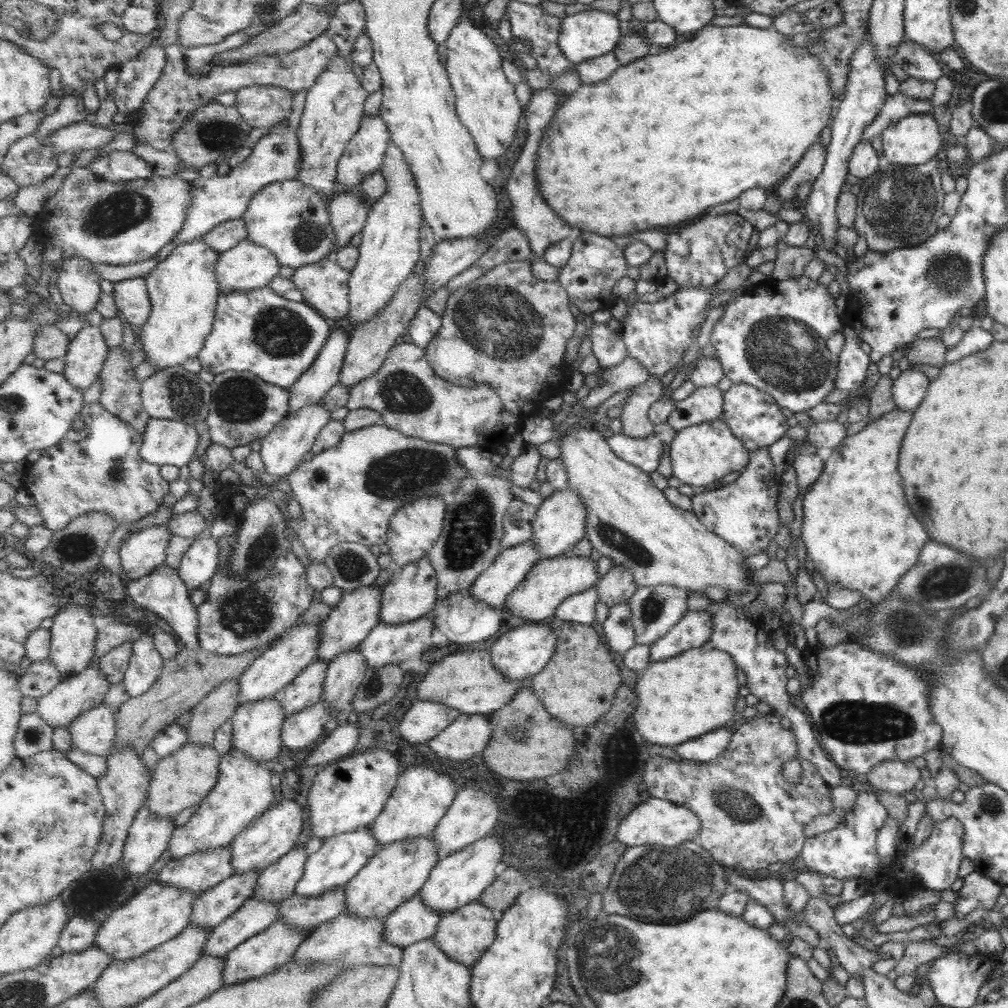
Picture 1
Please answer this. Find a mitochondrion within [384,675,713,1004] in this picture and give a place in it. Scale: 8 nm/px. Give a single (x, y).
(609, 973)

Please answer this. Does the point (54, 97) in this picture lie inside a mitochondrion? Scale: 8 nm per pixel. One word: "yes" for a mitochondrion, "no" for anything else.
no

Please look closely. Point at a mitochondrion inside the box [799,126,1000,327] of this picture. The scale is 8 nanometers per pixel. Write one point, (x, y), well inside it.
(898, 205)

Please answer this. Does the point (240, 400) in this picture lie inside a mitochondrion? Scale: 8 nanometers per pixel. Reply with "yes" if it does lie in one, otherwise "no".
yes

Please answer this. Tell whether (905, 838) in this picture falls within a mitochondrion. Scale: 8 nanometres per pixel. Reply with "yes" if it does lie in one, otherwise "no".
no

